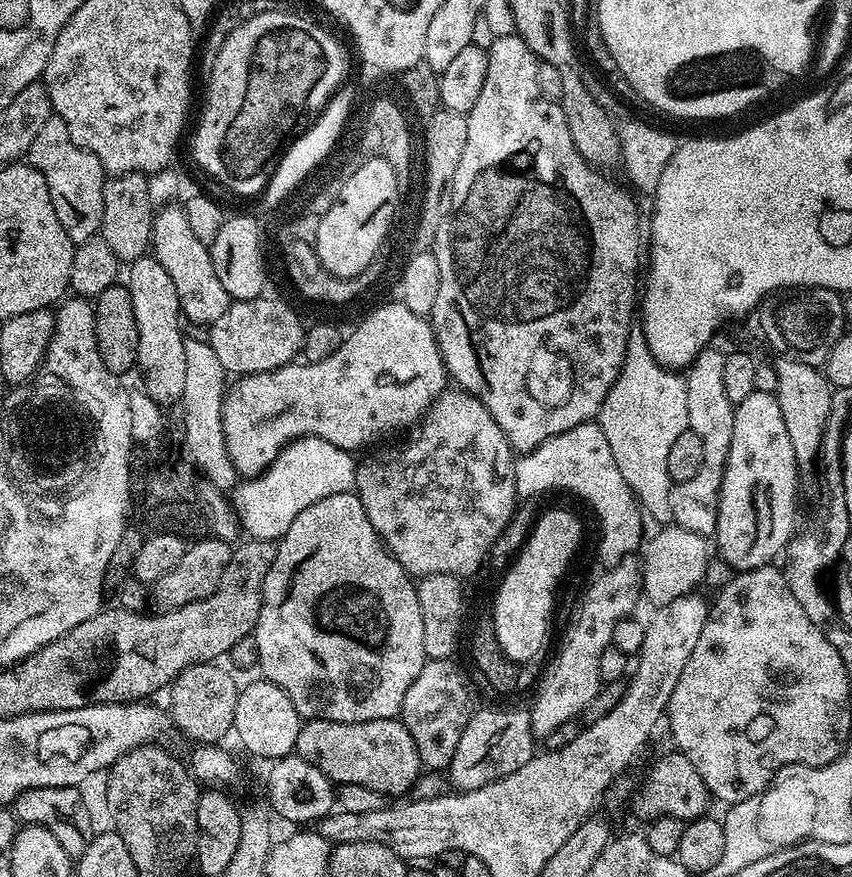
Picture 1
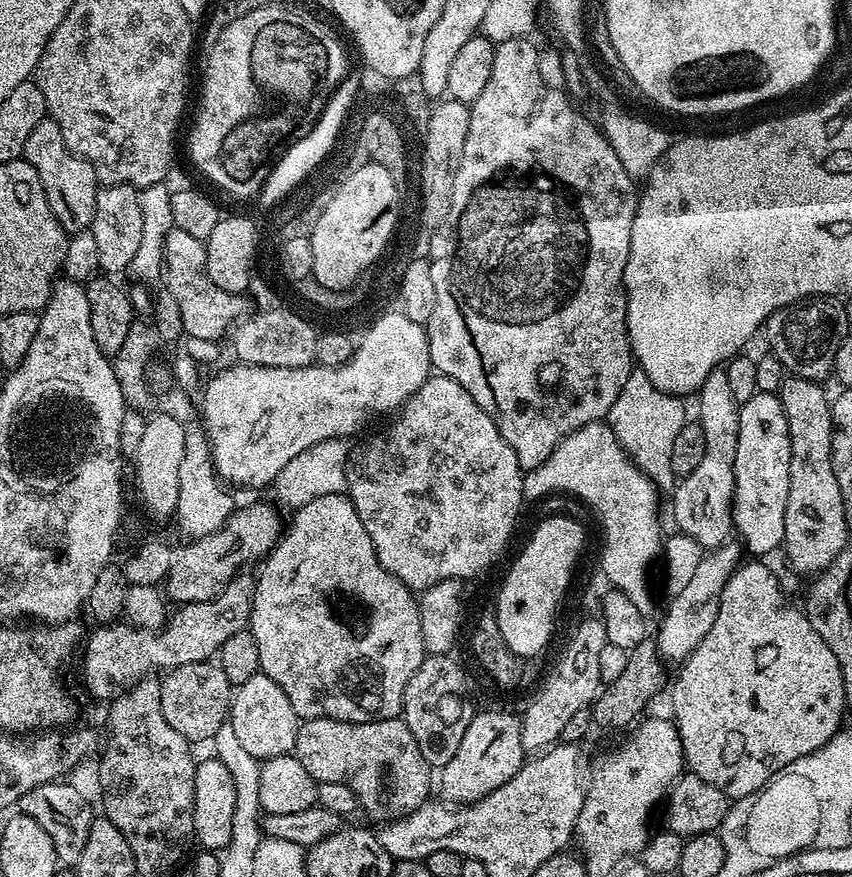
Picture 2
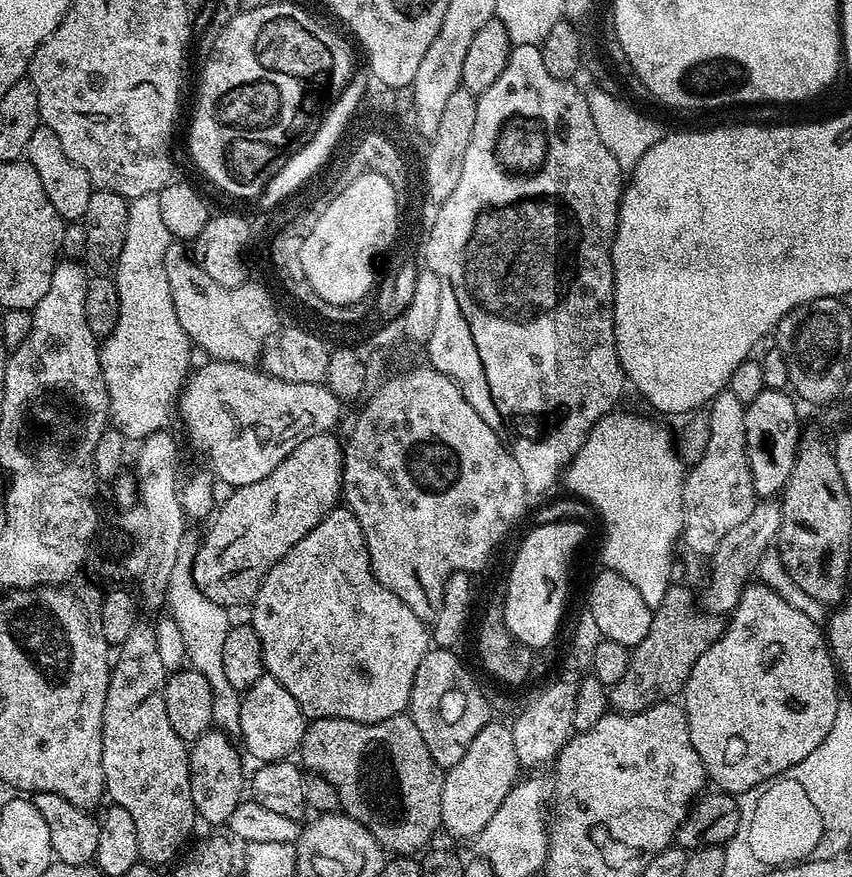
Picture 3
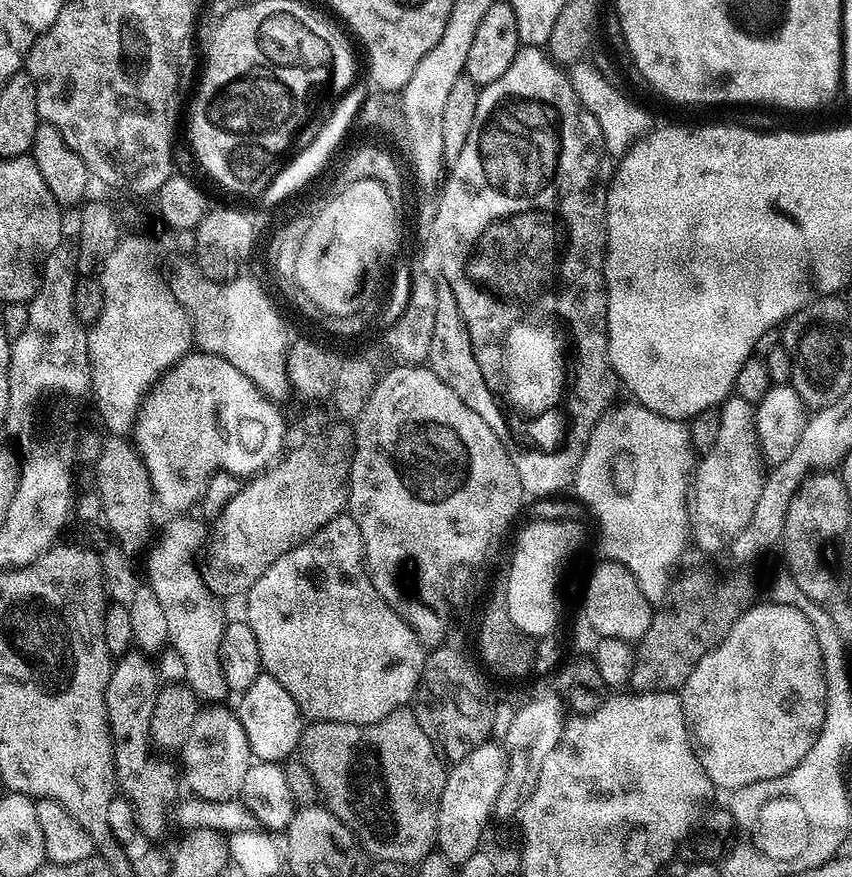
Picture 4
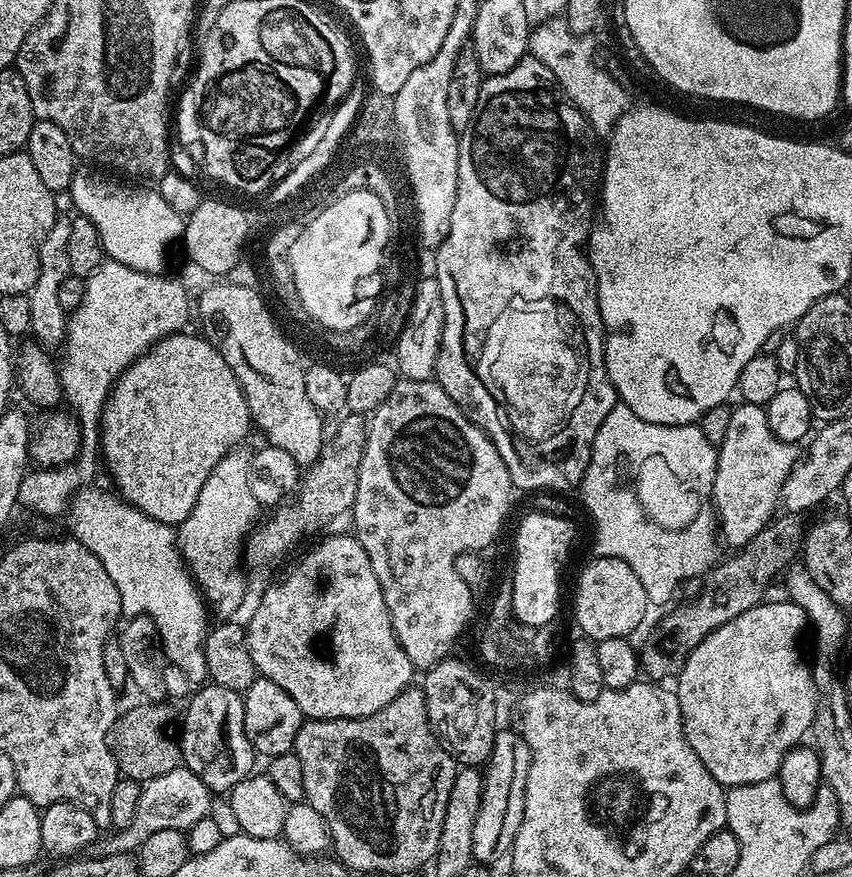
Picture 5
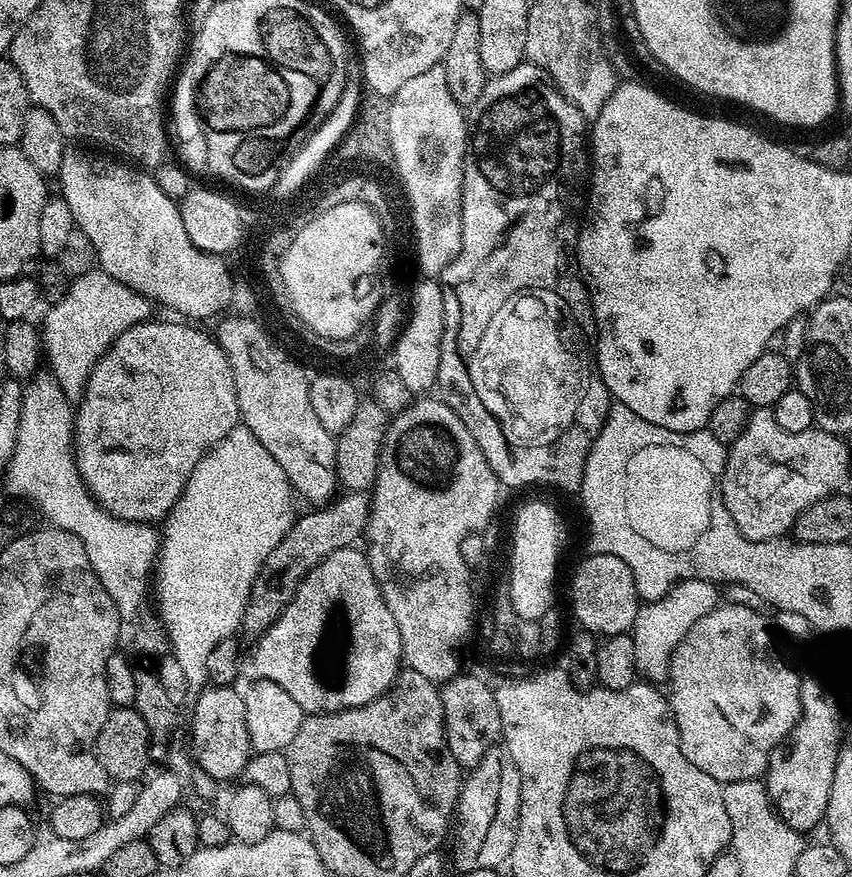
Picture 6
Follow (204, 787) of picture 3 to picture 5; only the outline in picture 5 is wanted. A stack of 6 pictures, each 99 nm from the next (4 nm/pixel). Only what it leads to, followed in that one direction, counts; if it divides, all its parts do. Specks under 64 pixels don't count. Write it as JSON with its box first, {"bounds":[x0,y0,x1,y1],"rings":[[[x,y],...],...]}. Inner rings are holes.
{"bounds":[178,682,258,793],"rings":[[[208,682],[191,693],[187,704],[184,729],[181,732],[179,729],[178,732],[183,767],[189,768],[195,776],[202,778],[209,792],[231,793],[238,782],[253,775],[255,768],[252,767],[255,766],[256,760],[258,761],[257,753],[252,750],[250,738],[246,738],[243,695],[227,689],[226,686]]]}

